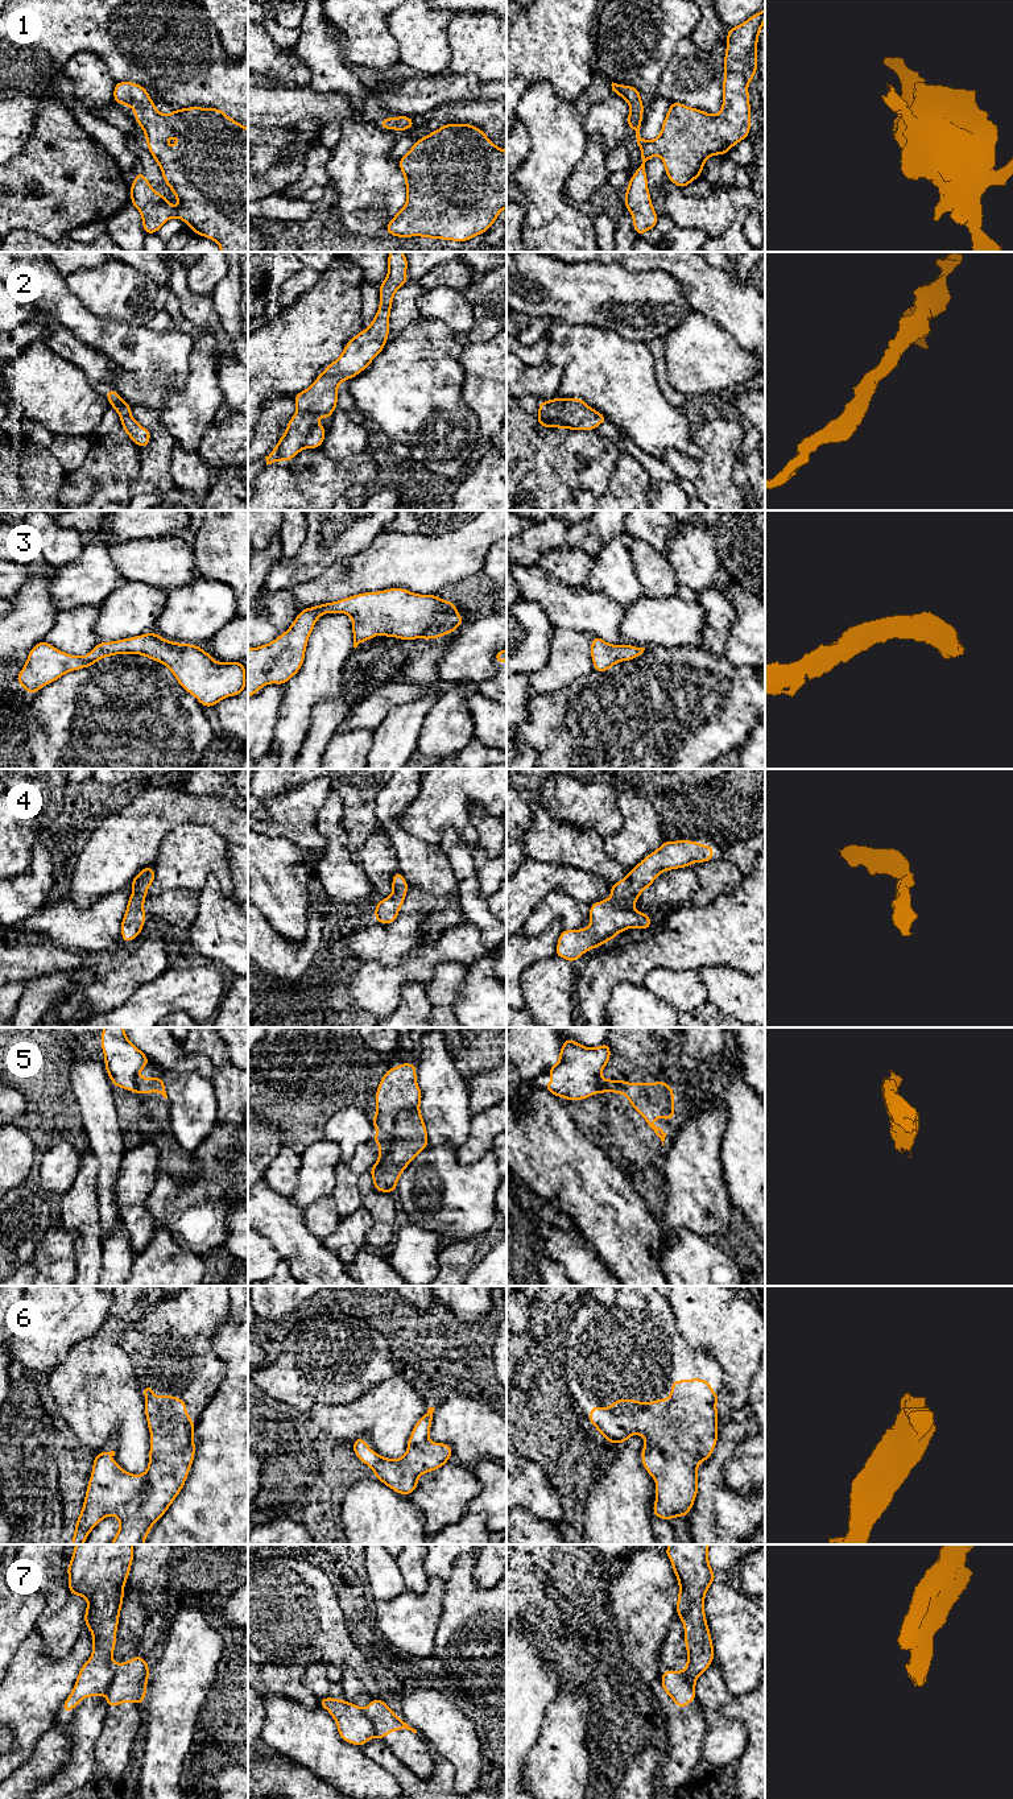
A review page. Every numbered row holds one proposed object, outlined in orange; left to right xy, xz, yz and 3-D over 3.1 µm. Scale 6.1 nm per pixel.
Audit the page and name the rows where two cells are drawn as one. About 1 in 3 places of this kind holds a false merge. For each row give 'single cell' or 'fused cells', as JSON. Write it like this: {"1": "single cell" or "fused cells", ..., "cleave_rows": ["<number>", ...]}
{"1": "single cell", "2": "single cell", "3": "single cell", "4": "single cell", "5": "fused cells", "6": "single cell", "7": "fused cells", "cleave_rows": ["5", "7"]}

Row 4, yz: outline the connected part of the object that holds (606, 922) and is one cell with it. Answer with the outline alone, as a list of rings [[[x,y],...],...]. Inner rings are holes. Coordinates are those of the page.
[[[677,840],[662,841],[661,847],[649,853],[628,872],[628,876],[611,886],[611,897],[590,907],[590,927],[563,930],[555,948],[555,956],[570,963],[578,960],[591,948],[598,948],[616,938],[625,929],[637,927],[642,931],[650,927],[649,914],[633,909],[638,896],[652,884],[661,872],[686,868],[692,863],[714,860],[714,847],[699,841]]]

